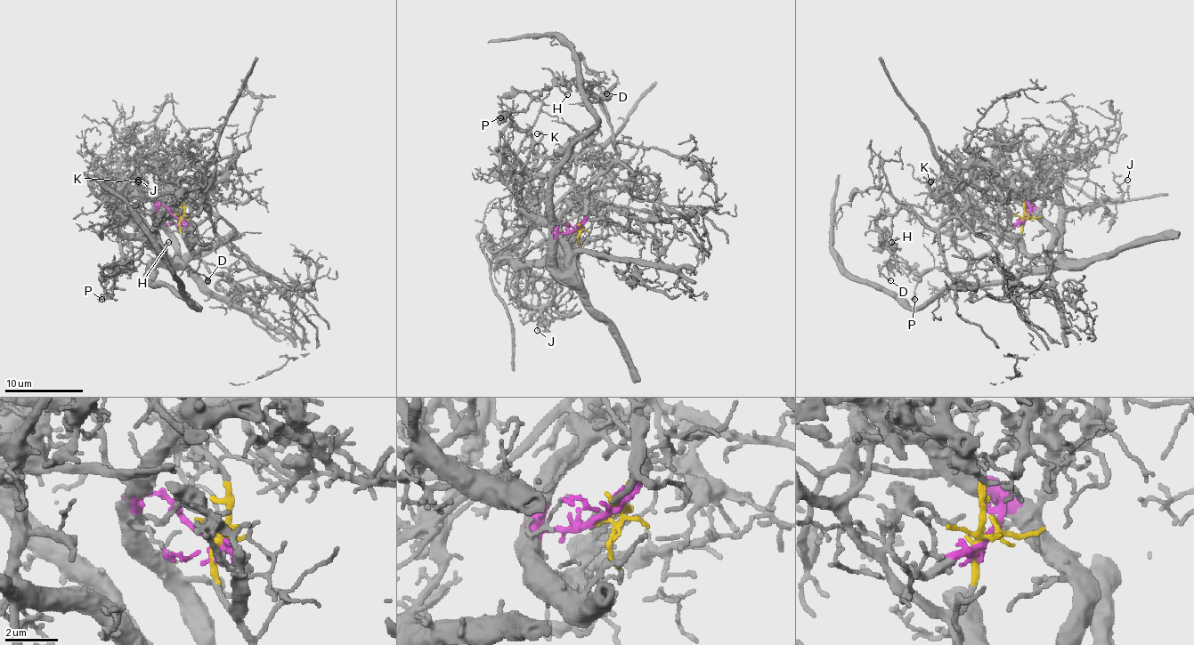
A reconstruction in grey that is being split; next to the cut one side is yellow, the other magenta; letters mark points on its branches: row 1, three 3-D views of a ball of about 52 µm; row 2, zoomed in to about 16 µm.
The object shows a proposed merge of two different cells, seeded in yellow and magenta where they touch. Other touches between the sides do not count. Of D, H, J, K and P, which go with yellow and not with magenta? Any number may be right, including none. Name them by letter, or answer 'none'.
D, H, K

